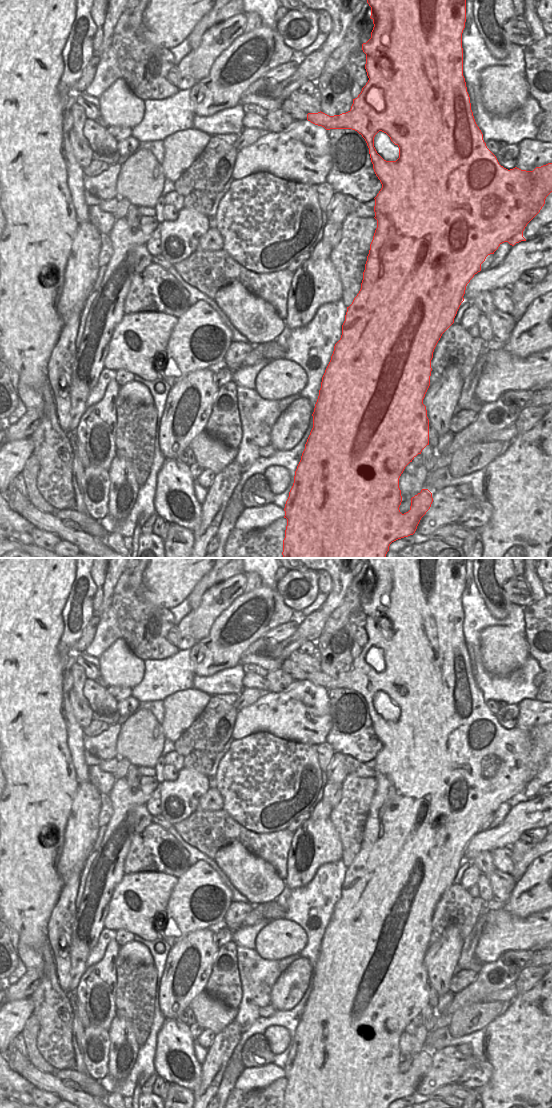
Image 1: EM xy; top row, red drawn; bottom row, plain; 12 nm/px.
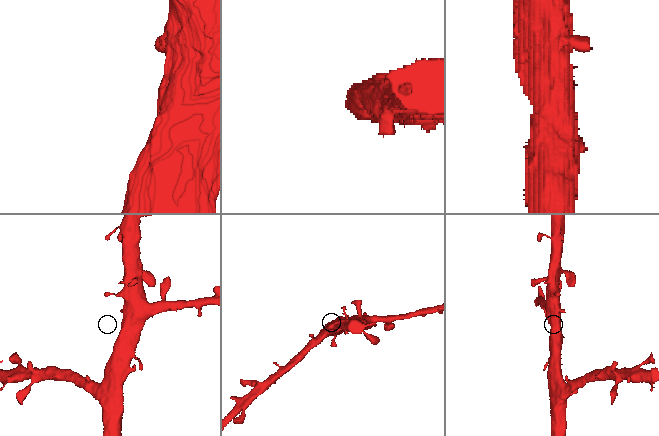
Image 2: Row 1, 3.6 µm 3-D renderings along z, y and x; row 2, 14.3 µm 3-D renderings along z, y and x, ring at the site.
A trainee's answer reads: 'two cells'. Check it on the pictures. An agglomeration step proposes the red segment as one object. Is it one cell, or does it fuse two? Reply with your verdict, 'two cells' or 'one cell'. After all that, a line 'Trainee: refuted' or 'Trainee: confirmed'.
one cell
Trainee: refuted

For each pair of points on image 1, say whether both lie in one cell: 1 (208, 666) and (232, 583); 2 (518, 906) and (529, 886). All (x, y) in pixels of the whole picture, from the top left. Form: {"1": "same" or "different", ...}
{"1": "different", "2": "same"}

